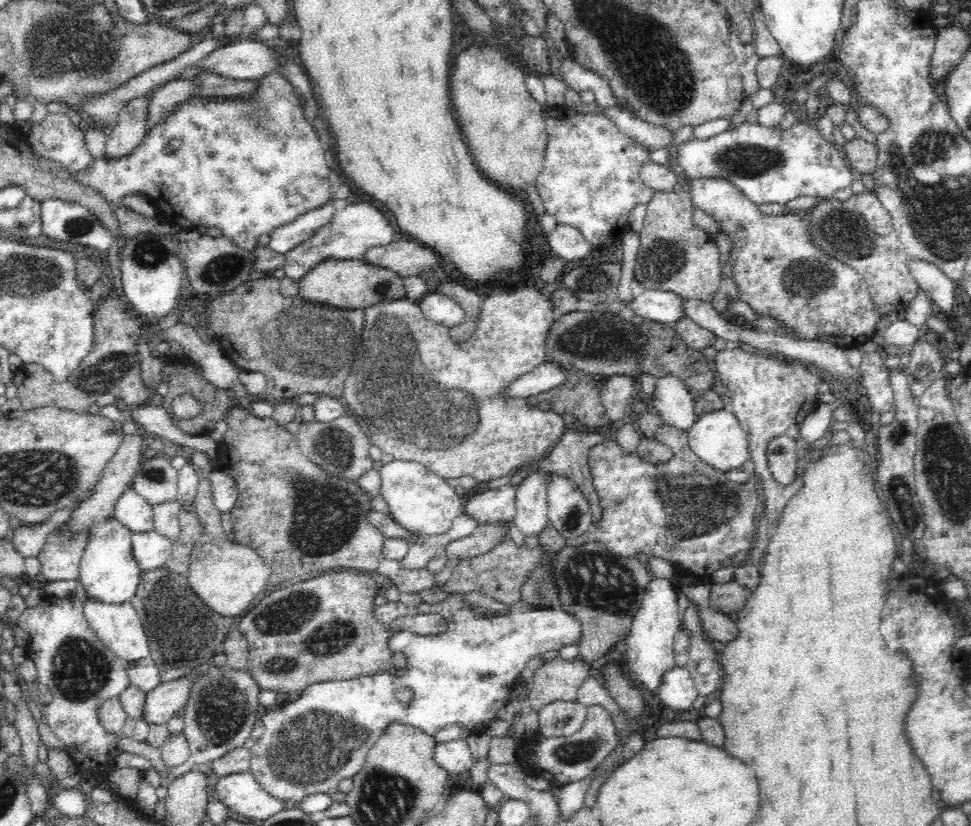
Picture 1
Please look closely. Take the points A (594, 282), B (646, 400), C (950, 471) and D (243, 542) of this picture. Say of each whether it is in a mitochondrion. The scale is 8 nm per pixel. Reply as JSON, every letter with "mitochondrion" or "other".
{"A":"mitochondrion","B":"other","C":"mitochondrion","D":"other"}

